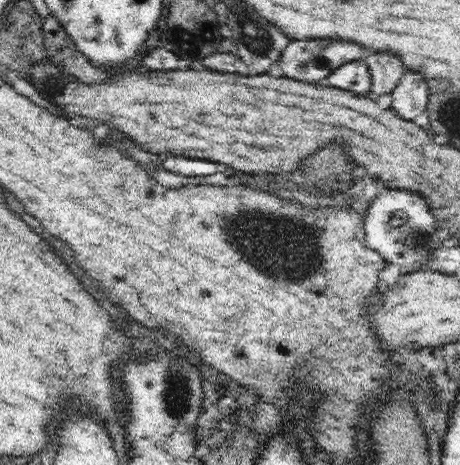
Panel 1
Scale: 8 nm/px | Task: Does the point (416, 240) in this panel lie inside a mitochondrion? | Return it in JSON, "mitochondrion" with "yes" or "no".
{"mitochondrion":"yes"}

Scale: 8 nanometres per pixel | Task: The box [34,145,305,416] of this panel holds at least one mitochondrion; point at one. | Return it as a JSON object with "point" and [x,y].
{"point":[230,218]}

